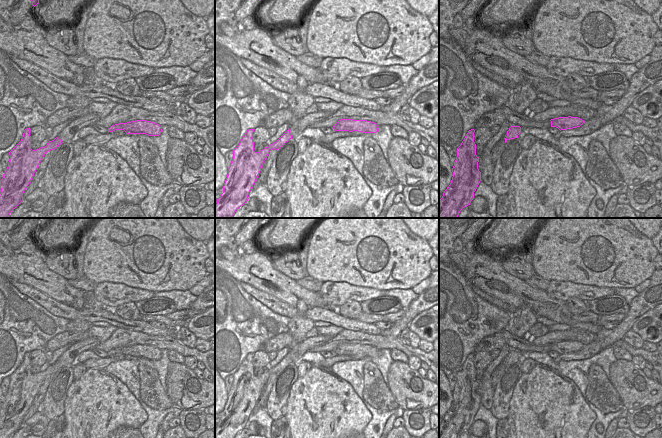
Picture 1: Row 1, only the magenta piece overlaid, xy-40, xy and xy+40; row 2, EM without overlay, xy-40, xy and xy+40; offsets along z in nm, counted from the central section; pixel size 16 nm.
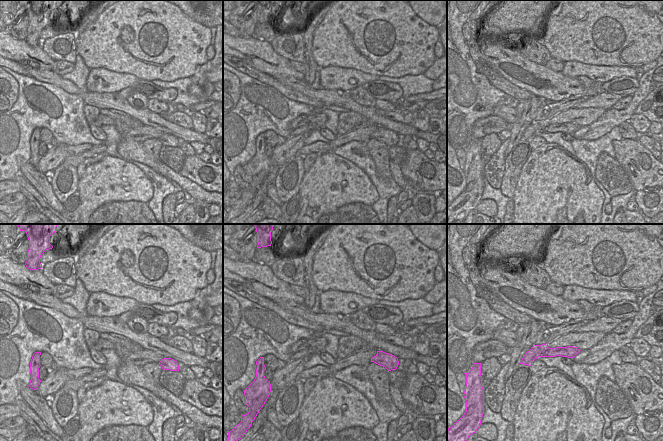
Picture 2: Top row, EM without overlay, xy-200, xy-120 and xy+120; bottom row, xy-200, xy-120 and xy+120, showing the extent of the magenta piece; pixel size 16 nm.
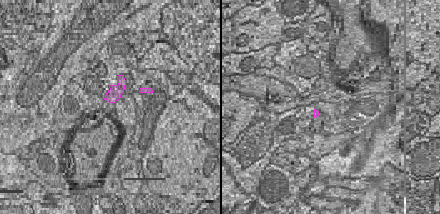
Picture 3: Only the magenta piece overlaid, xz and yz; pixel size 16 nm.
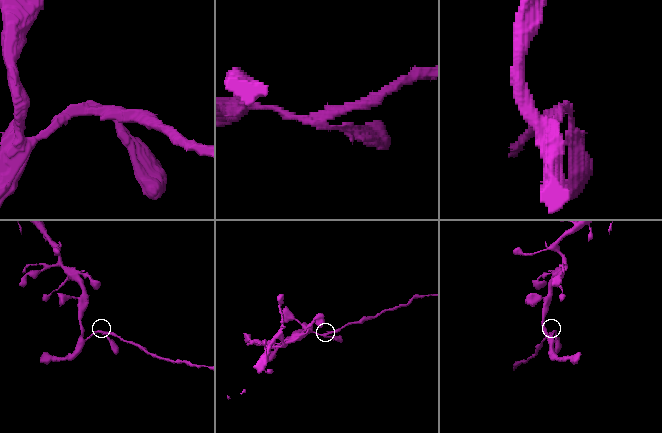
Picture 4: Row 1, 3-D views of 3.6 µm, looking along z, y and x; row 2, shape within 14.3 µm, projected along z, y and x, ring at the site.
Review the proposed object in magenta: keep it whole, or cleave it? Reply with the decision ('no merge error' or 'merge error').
merge error

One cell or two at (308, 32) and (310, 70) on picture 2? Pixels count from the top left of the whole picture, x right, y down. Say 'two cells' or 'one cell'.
one cell

